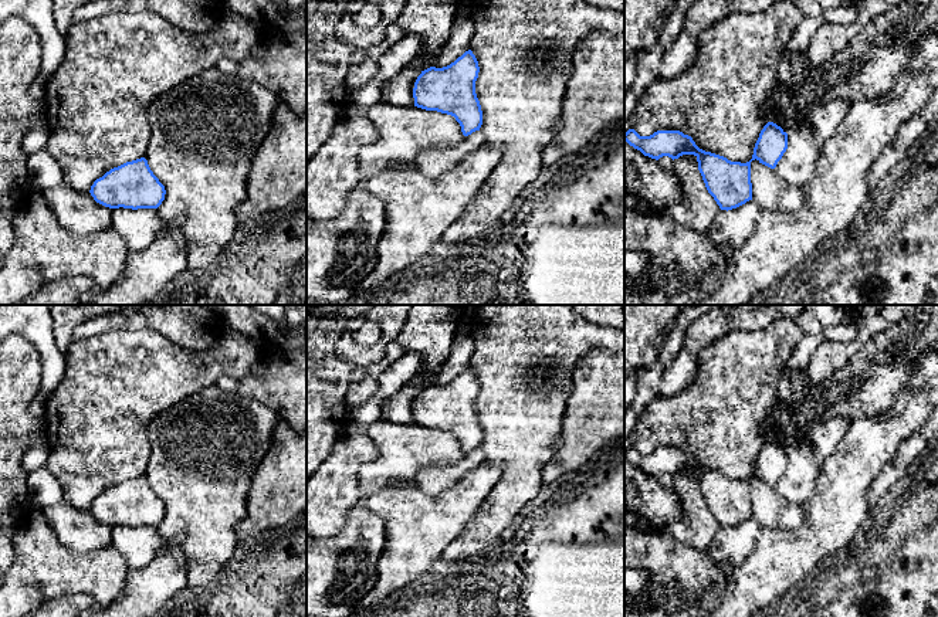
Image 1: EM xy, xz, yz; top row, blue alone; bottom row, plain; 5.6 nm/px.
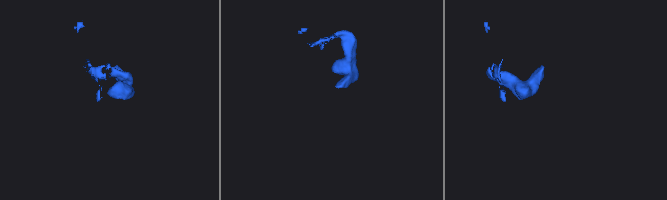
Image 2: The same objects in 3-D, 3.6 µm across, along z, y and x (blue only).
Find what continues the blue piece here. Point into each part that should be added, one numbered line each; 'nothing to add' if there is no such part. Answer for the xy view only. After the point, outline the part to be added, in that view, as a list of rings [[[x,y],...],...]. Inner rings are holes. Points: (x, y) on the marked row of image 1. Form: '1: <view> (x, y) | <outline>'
nothing to add

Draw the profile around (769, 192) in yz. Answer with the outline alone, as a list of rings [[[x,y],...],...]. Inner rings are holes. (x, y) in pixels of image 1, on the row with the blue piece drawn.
[[[751,162],[752,200],[761,210],[795,213],[805,204],[800,189],[778,177],[775,169]]]

